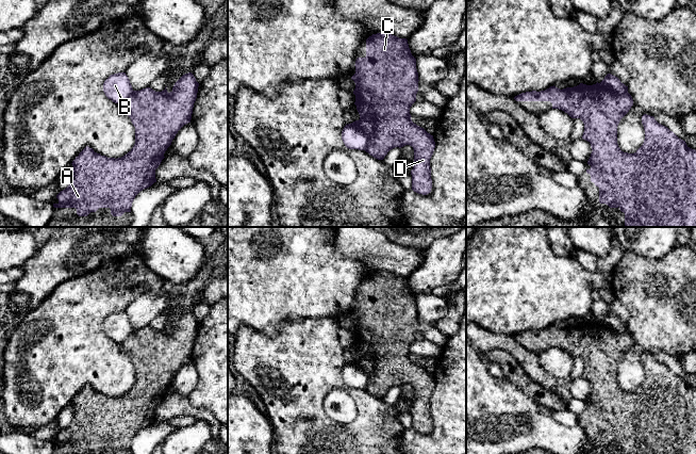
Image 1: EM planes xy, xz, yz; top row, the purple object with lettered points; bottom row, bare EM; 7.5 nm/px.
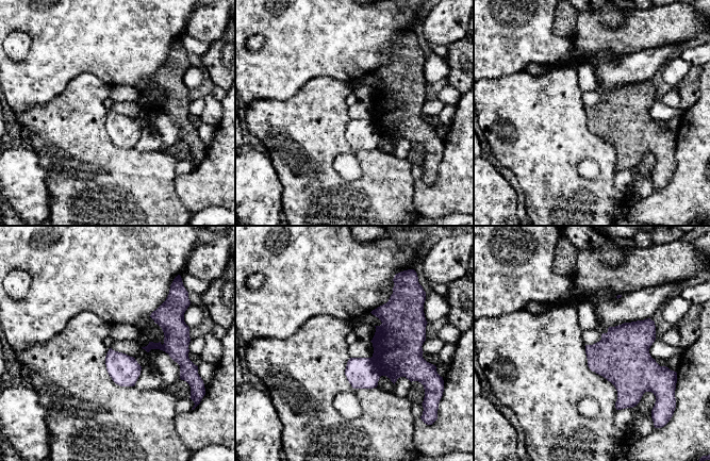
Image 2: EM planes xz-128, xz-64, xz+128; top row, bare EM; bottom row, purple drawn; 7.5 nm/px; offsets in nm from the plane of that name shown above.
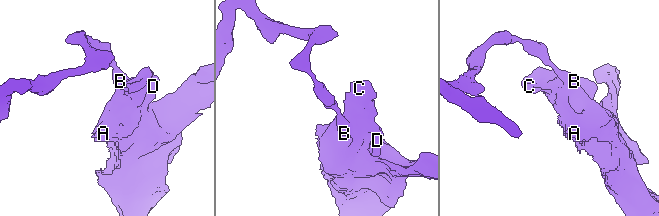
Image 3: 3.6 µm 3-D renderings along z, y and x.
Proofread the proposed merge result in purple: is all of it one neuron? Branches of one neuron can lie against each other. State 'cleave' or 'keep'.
cleave

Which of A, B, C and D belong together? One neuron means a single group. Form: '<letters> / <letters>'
A C D / B

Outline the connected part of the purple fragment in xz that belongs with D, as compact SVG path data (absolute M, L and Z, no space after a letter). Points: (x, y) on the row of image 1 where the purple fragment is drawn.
M385 32L372 34L366 39L366 56L358 58L354 66L355 74L351 79L355 83L354 104L360 114L360 119L348 125L353 125L366 135L368 140L364 150L378 160L383 160L387 152L395 147L412 146L414 149L414 166L411 171L412 190L418 194L429 194L432 189L430 159L435 148L435 142L433 135L411 119L410 108L416 101L419 80L416 59L411 53L408 39Z

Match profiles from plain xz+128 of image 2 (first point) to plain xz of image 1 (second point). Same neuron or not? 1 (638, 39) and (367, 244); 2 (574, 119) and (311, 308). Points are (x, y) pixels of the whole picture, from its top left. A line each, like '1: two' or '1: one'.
1: one
2: two

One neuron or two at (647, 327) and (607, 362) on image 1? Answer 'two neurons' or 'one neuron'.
two neurons

